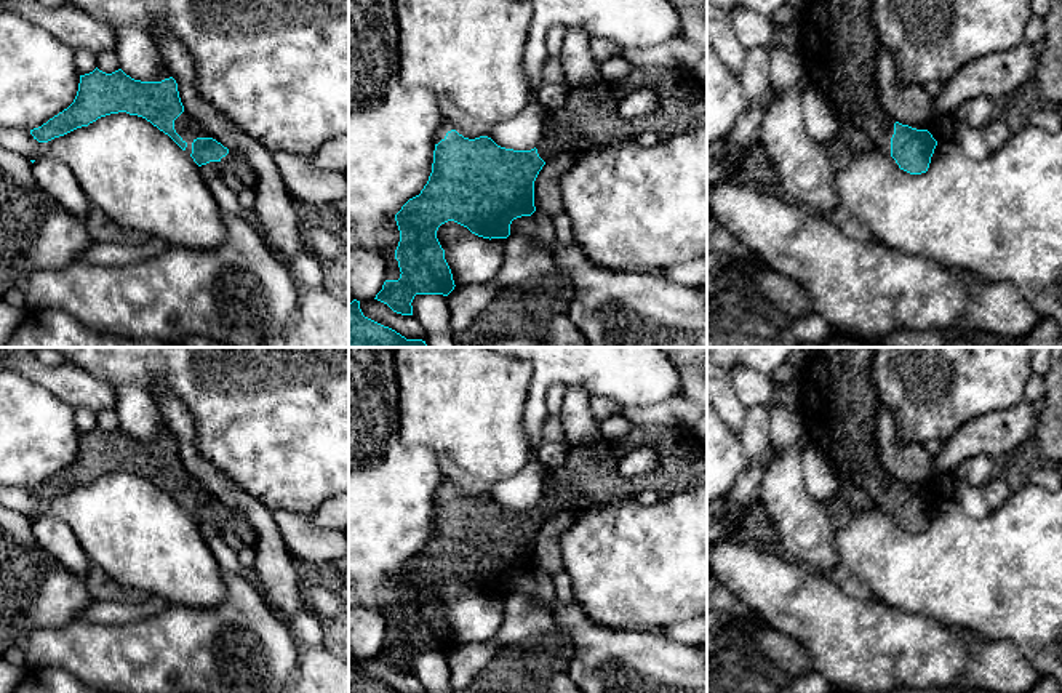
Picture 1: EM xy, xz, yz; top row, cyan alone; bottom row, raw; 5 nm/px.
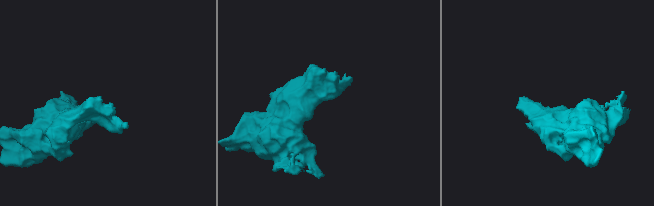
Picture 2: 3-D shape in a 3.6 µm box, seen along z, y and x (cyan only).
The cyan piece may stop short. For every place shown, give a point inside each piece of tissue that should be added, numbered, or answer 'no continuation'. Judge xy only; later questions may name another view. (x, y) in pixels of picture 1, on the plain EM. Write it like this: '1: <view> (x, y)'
1: xy (186, 485)

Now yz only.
1: yz (838, 400)

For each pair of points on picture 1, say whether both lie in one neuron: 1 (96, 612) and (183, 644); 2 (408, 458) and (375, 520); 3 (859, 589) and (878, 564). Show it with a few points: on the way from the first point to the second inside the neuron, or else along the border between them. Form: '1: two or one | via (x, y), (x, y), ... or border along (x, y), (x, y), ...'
1: two | border along (165, 608), (130, 624)
2: one | via (400, 474), (375, 500), (375, 504)
3: two | border along (842, 572), (858, 576), (874, 596)

